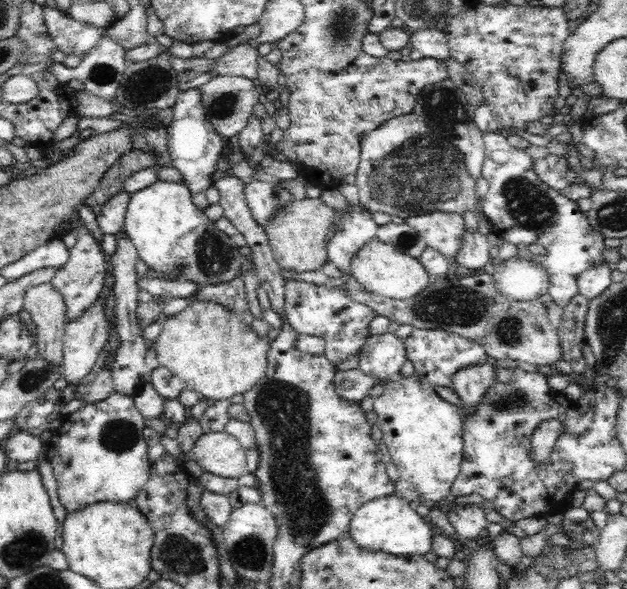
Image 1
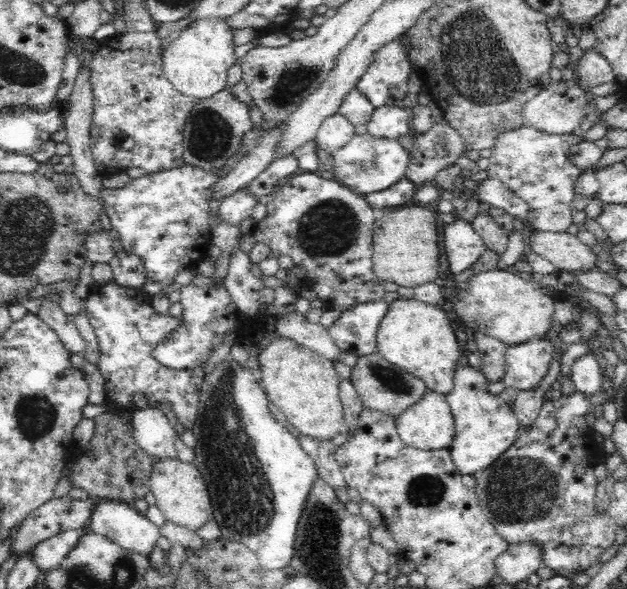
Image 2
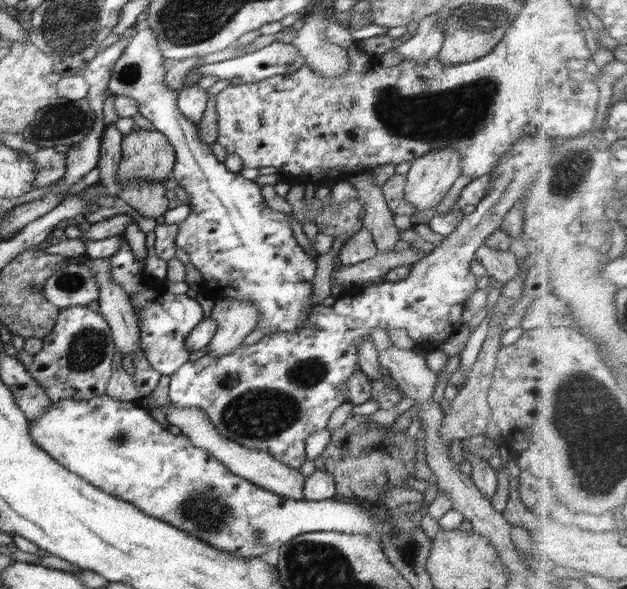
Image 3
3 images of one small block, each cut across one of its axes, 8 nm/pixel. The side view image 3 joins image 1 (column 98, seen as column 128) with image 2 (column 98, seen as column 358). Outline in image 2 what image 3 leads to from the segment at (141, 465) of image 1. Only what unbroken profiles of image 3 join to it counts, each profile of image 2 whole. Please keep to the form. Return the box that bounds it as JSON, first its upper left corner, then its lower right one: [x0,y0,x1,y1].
[88,500,161,556]

